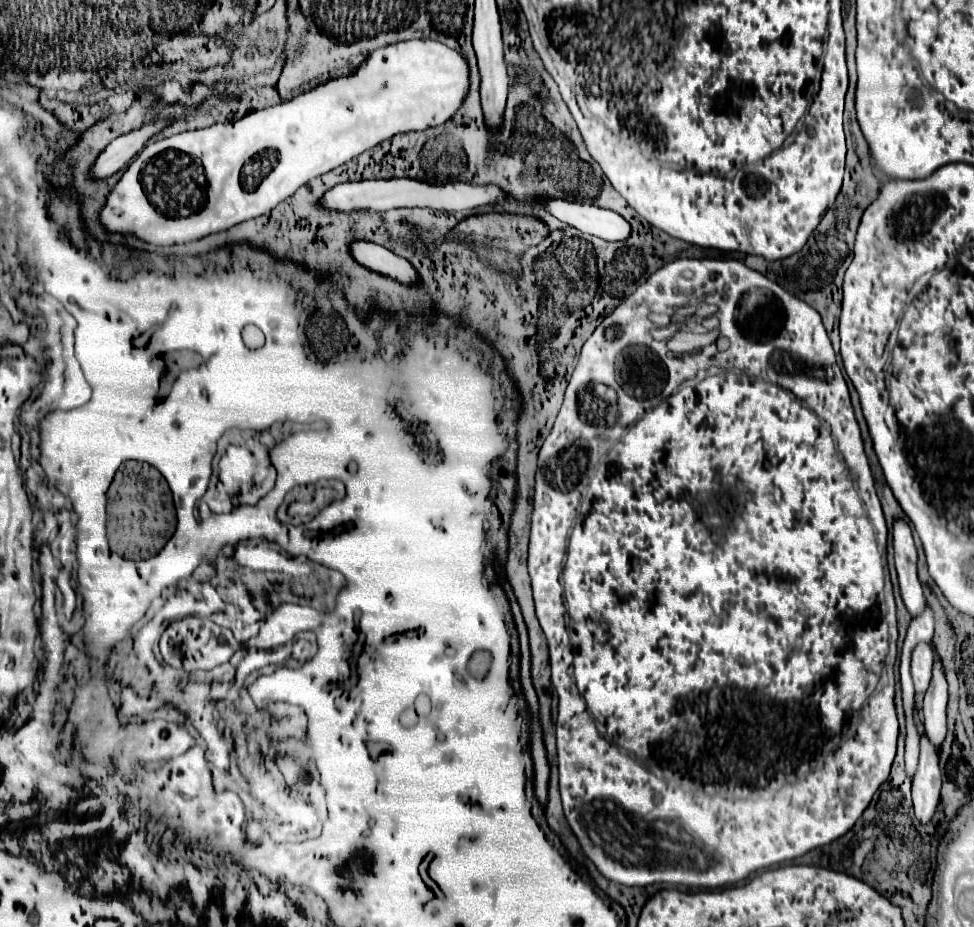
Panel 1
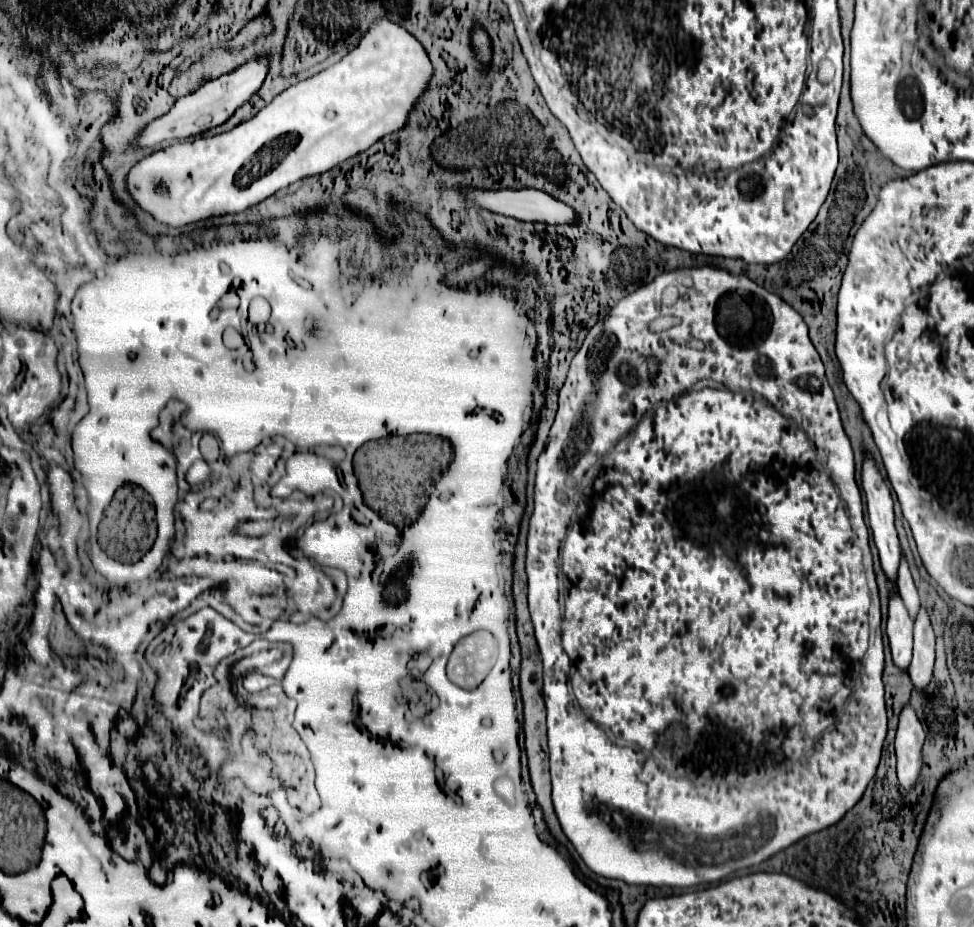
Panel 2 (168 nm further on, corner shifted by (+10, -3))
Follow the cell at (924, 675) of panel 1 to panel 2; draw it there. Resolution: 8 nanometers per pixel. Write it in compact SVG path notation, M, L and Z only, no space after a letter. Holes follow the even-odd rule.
M893 595L889 601L889 621L887 621L887 637L891 645L893 663L907 671L911 665L911 635L913 635L913 621L907 615L907 609L899 595Z

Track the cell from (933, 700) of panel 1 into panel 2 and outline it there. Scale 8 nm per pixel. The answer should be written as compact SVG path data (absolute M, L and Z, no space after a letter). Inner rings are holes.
M921 609L915 619L915 645L913 645L913 661L909 667L909 677L917 691L927 691L927 685L931 683L933 675L933 663L935 663L935 633L925 609Z

